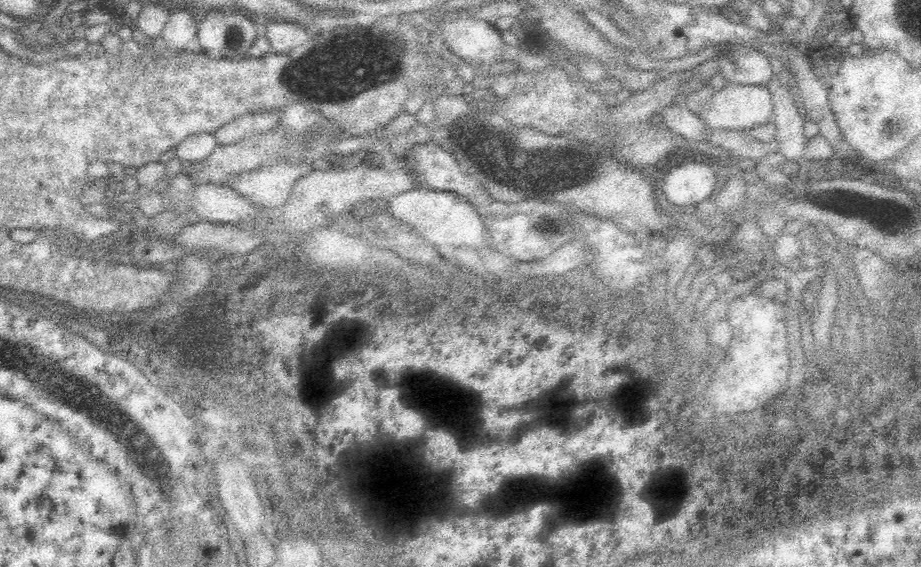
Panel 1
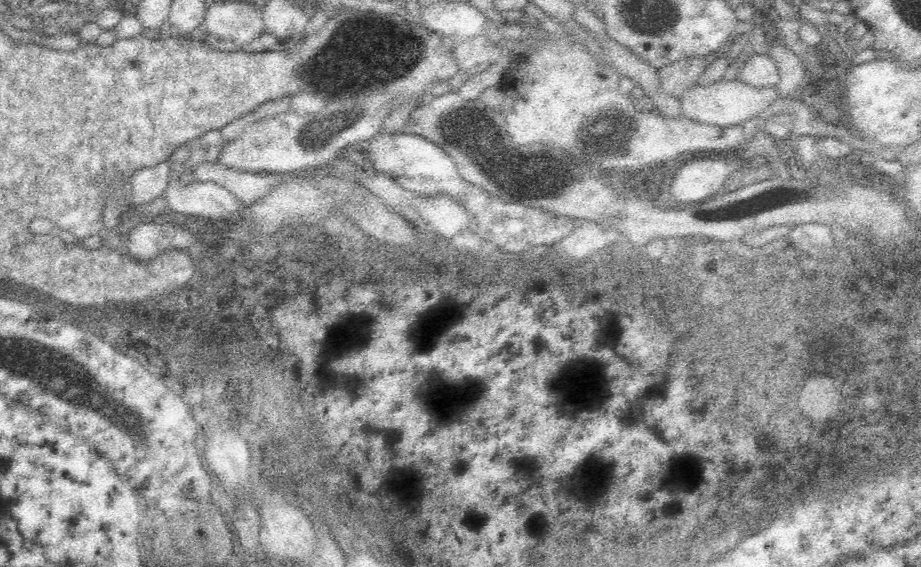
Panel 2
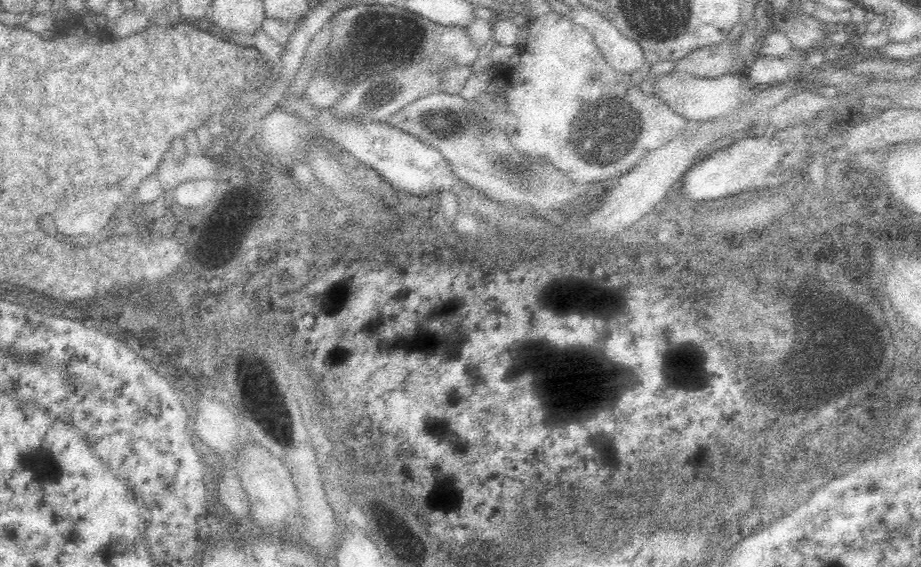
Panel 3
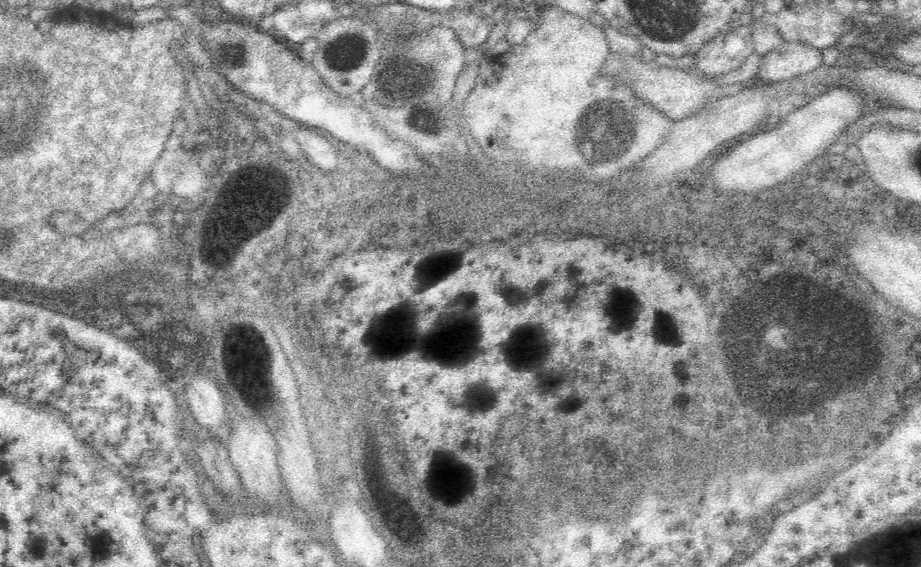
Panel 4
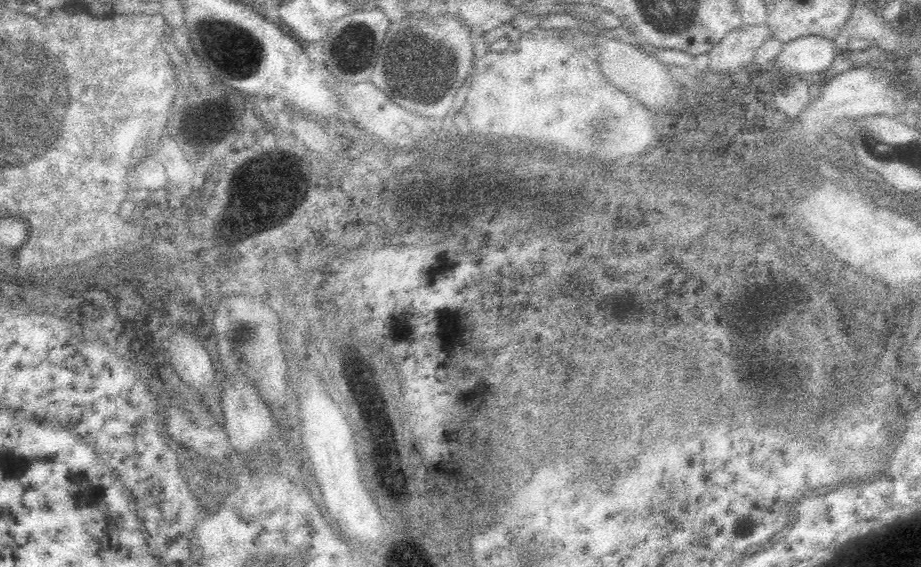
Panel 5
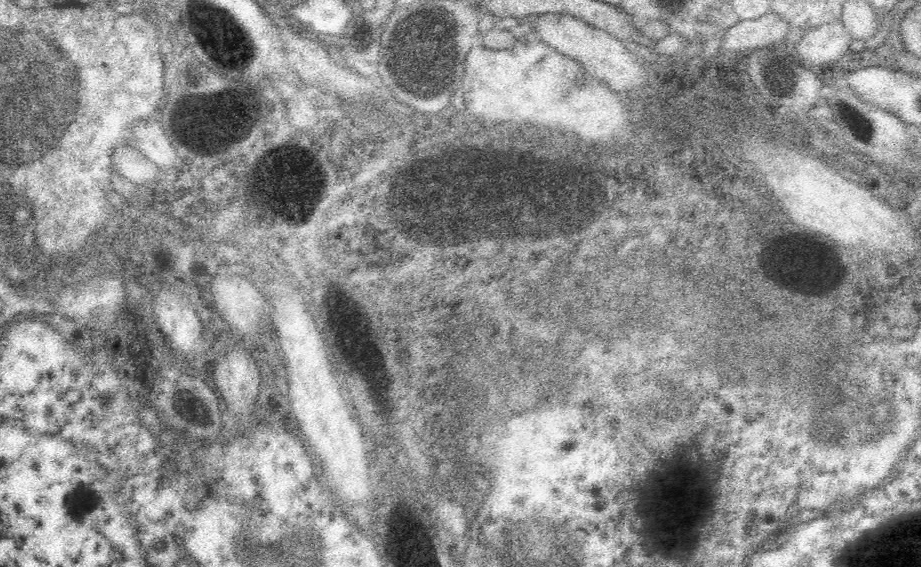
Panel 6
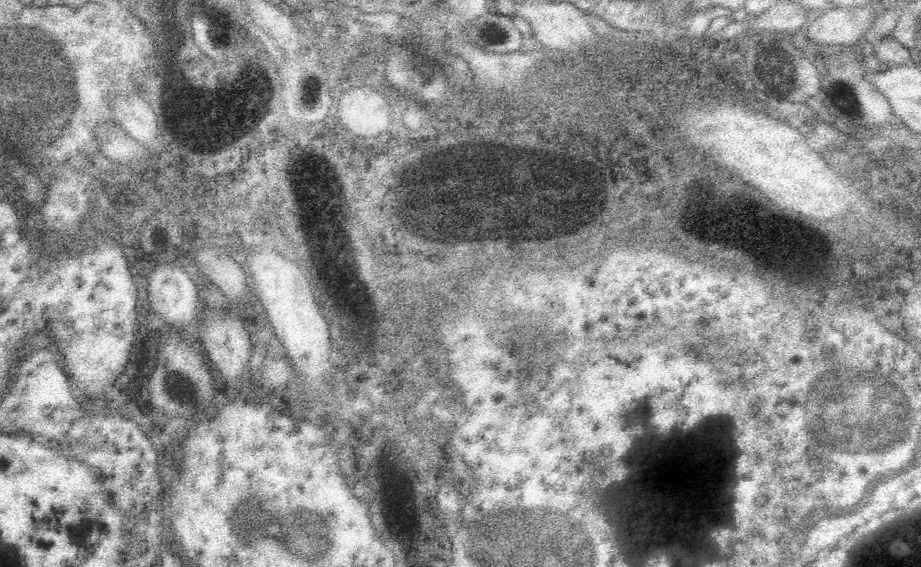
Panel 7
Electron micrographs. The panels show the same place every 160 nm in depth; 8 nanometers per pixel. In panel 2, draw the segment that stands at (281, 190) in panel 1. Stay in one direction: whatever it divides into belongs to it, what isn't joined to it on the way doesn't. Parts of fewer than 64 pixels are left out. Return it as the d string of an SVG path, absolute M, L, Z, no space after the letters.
M210 164L208 170L204 170L204 178L210 182L216 182L224 188L228 188L234 196L244 204L254 204L254 198L264 198L270 190L270 178L256 176L256 174L236 174L232 170L226 170L222 164Z

